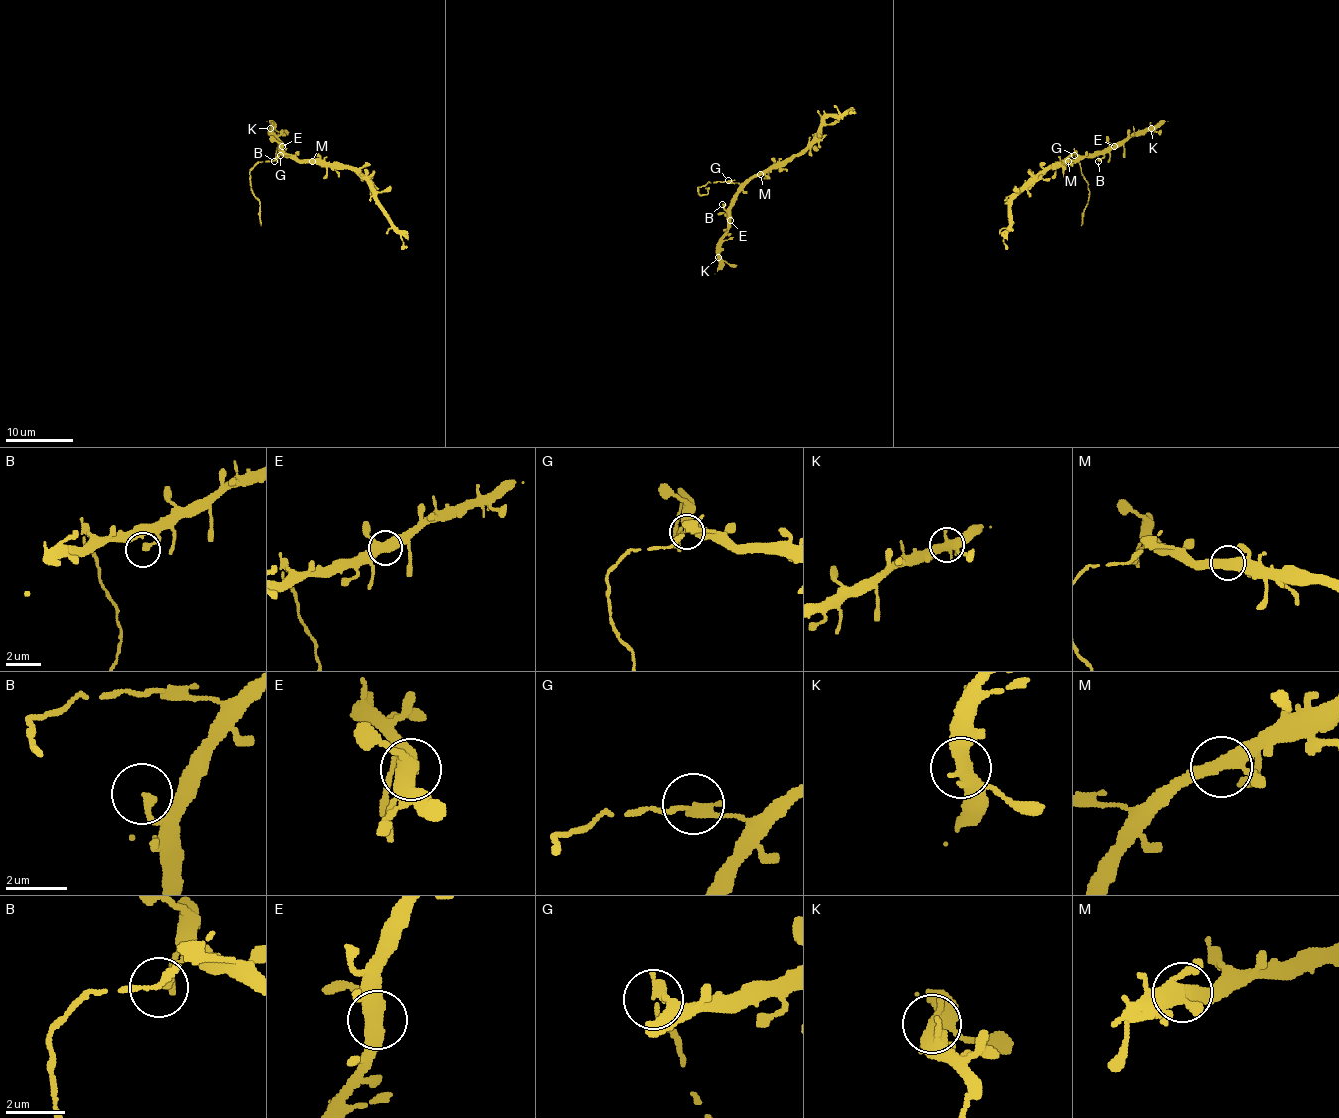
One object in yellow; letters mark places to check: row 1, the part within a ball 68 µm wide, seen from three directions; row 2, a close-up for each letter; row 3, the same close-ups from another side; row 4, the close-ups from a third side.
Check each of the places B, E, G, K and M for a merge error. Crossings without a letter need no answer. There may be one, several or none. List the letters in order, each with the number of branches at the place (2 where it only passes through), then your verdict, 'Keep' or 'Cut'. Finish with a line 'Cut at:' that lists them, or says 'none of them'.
B: Branches: 1. Keep
E: Branches: 3. Keep
G: Branches: 2. Cut
K: Branches: 3. Keep
M: Branches: 3. Keep
Cut at: G

